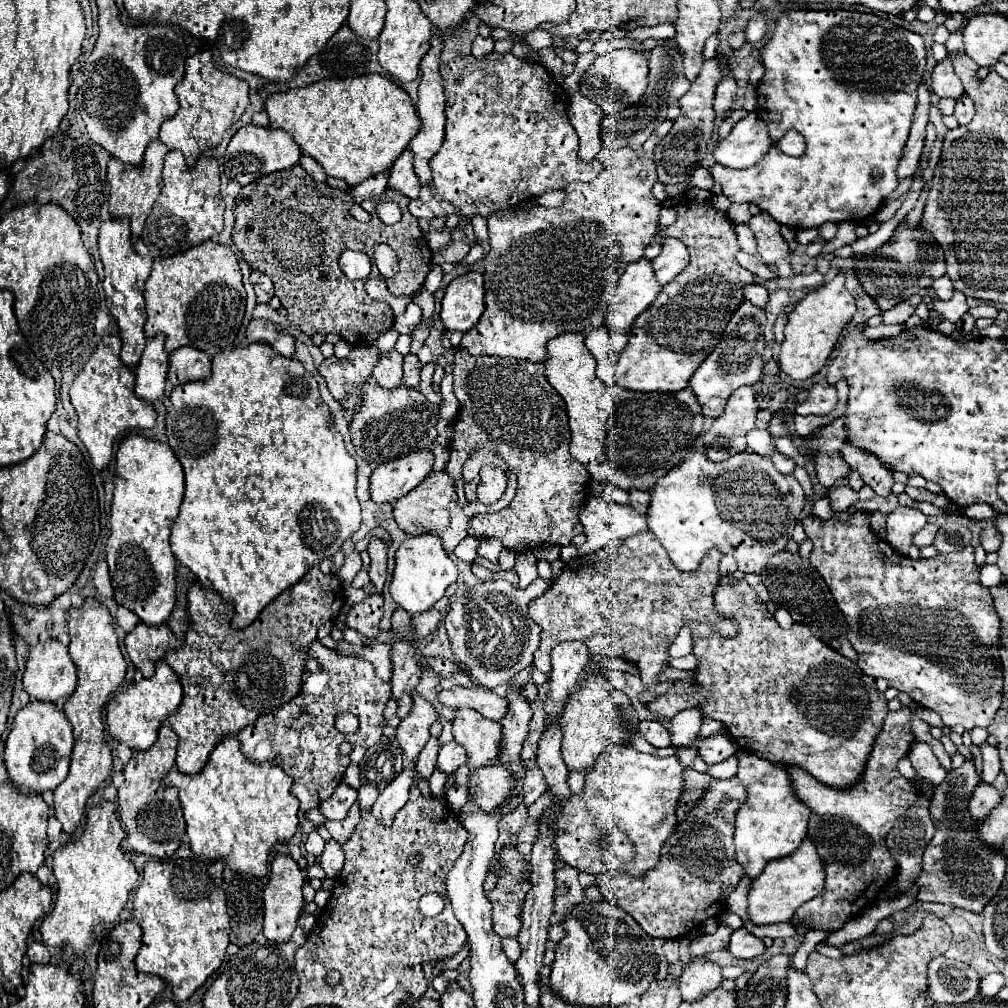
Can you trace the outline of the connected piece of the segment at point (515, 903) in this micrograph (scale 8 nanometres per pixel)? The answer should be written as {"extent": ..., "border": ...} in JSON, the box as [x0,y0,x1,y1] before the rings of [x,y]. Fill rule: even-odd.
{"extent":[487,845,529,937],"border":[[[513,845],[501,847],[501,869],[497,887],[487,895],[493,903],[495,933],[501,937],[517,935],[521,921],[517,919],[519,905],[525,899],[529,881],[521,881],[523,871],[527,871],[527,859],[513,849]]]}

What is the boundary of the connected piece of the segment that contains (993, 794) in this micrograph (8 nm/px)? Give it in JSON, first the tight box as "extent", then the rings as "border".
{"extent":[969,785,1001,821],"border":[[[977,785],[977,789],[971,795],[969,811],[977,821],[983,821],[989,817],[989,813],[999,805],[1001,795],[993,785]]]}

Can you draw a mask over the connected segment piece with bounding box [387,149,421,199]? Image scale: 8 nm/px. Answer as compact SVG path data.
M403 151L403 155L399 155L399 159L395 161L395 165L391 167L391 175L389 175L389 189L401 191L403 195L407 195L409 199L419 197L419 179L411 167L411 151Z

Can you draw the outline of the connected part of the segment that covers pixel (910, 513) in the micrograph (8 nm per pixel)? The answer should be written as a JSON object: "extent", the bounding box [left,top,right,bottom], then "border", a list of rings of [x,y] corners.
{"extent":[887,505,927,555],"border":[[[899,505],[893,513],[887,515],[887,541],[889,541],[889,545],[895,551],[907,555],[907,551],[911,547],[913,533],[917,533],[925,523],[927,523],[927,515],[923,515],[919,509]]]}

